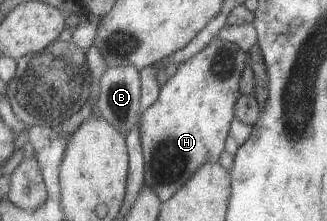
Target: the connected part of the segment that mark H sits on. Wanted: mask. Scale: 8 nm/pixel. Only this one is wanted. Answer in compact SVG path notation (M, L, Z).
M214 38L189 61L181 63L177 73L163 86L158 102L143 113L142 144L146 154L146 184L158 192L162 202L174 198L205 164L218 162L227 150L239 100L243 98L241 82L251 54L238 44Z

